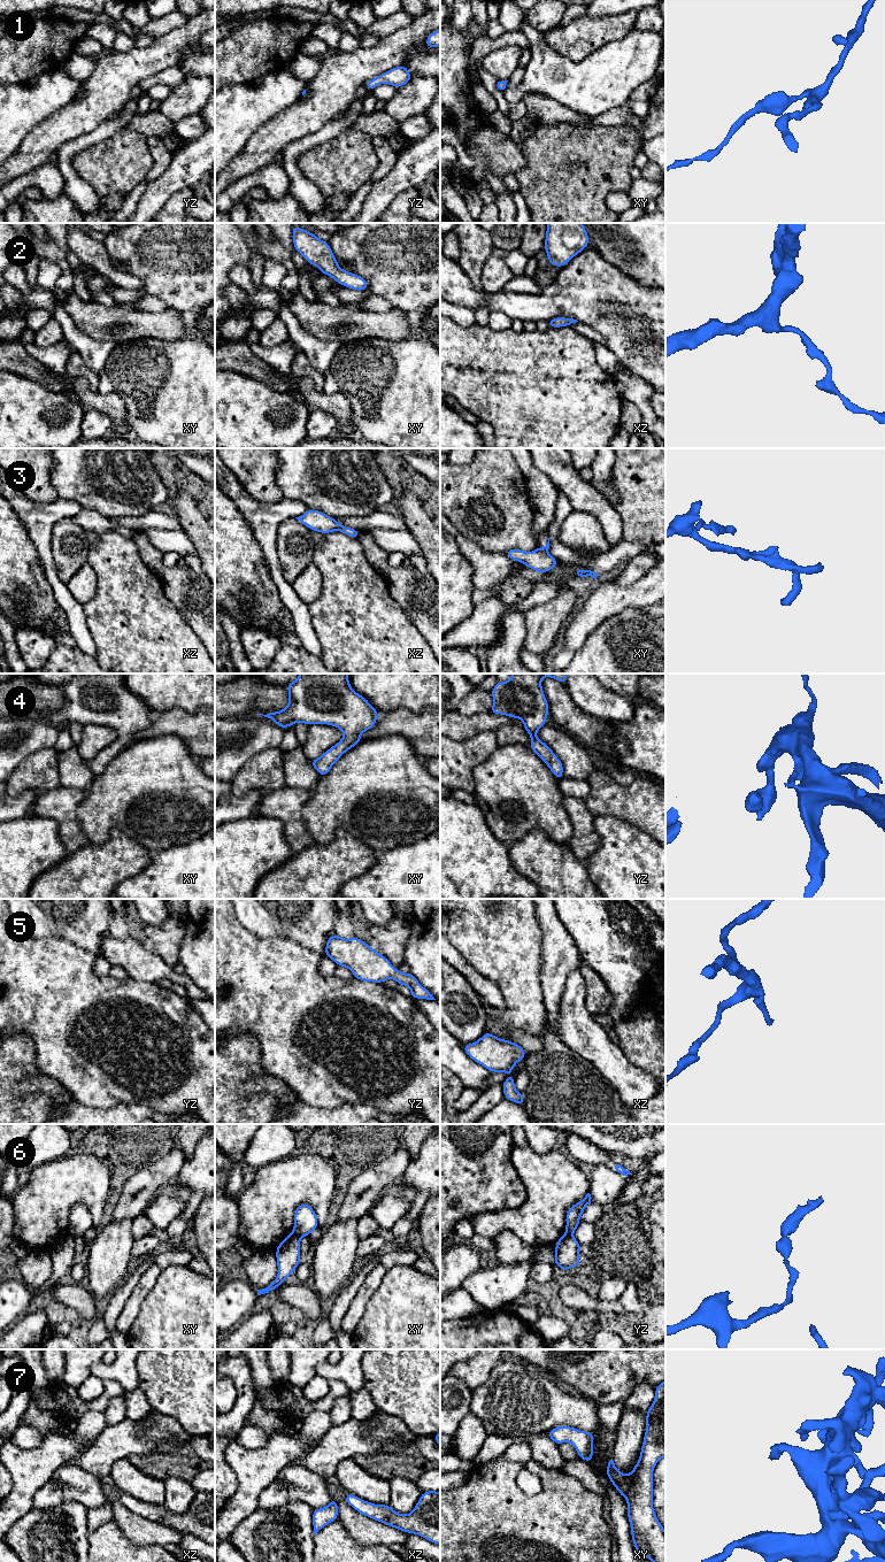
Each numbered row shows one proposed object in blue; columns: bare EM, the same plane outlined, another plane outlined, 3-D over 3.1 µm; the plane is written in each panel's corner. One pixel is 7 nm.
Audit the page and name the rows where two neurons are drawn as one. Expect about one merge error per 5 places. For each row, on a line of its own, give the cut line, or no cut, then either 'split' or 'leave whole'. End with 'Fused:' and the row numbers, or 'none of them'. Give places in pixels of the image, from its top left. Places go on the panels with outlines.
1: no cut; leave whole
2: no cut; leave whole
3: no cut; leave whole
4: no cut; leave whole
5: no cut; leave whole
6: cut in xy along (292, 1232), (299, 1237); split
7: no cut; leave whole
Fused: 6

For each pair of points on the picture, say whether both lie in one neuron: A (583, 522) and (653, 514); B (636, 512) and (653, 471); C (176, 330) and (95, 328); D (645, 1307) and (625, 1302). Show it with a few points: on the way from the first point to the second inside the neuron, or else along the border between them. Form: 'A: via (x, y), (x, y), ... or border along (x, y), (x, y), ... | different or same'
A: border along (613, 506), (622, 520), (623, 539) | different
B: via (646, 501), (653, 494), (653, 482) | same
C: via (156, 325), (115, 321) | same
D: via (640, 1306), (630, 1302) | same

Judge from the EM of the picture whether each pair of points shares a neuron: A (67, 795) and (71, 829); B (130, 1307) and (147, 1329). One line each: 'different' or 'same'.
A: same
B: different

